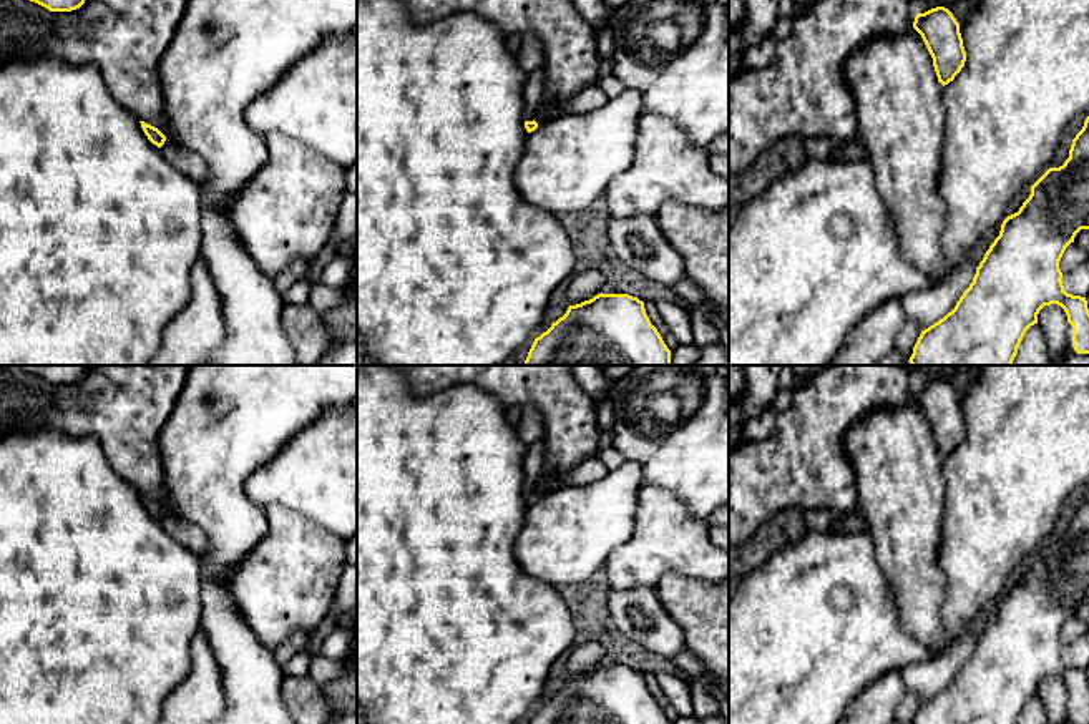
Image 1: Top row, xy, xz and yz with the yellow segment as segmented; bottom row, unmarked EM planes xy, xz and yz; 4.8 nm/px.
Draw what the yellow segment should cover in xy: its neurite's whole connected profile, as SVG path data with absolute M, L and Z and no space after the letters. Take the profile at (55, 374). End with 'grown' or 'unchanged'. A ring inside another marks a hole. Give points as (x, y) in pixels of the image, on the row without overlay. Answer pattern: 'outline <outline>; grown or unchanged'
outline M18 365L23 370L35 374L50 384L71 384L80 380L88 365Z; unchanged

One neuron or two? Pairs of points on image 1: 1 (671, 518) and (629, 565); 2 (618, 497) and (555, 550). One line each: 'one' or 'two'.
1: one
2: one

